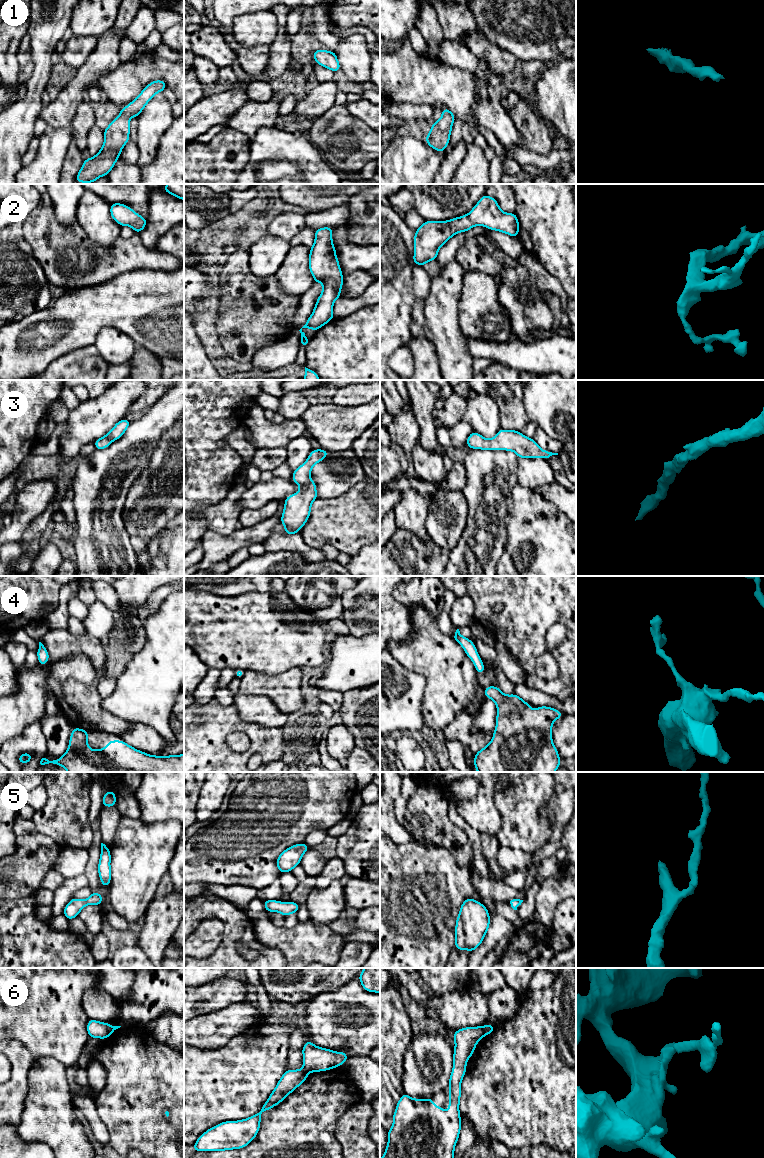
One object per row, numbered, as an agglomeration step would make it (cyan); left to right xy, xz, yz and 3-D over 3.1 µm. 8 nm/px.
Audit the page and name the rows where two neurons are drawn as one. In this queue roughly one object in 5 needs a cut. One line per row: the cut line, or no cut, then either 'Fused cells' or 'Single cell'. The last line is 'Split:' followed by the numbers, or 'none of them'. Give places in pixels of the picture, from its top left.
1: No split. Single cell
2: No split. Single cell
3: No split. Single cell
4: No split. Single cell
5: No split. Single cell
6: Split along yz (482, 1027), (484, 1034). Fused cells
Split: 6

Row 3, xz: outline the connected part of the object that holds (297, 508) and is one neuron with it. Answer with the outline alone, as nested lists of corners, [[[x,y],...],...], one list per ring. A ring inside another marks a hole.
[[[314,449],[308,459],[292,474],[292,480],[301,489],[285,498],[284,511],[281,516],[281,524],[286,528],[284,534],[299,533],[310,517],[311,504],[317,499],[316,484],[310,479],[312,467],[325,459],[330,452],[322,449]]]

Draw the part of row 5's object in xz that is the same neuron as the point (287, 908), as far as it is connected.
[[[264,900],[264,907],[267,912],[279,912],[284,917],[297,913],[299,910],[300,904],[290,902],[279,902],[277,900]]]

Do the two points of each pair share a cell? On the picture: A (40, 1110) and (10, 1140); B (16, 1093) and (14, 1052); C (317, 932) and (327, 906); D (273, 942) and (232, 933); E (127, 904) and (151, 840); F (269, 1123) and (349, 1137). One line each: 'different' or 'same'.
A: different
B: same
C: different
D: different
E: same
F: different

